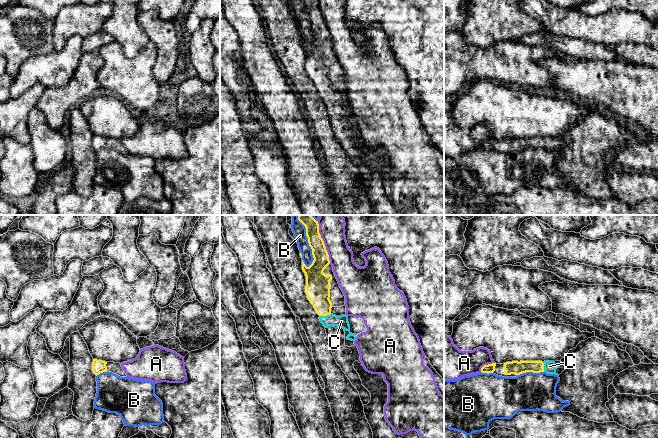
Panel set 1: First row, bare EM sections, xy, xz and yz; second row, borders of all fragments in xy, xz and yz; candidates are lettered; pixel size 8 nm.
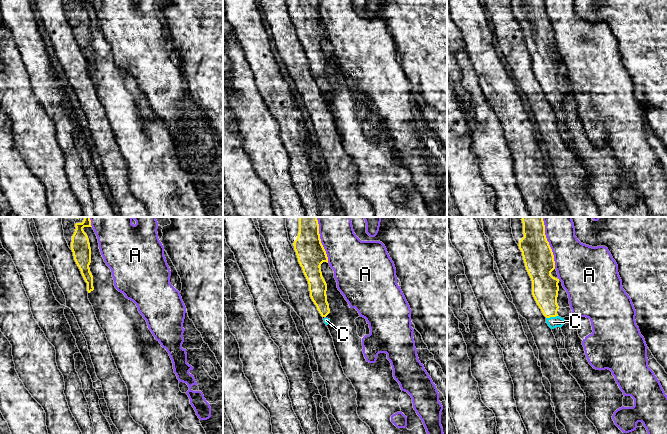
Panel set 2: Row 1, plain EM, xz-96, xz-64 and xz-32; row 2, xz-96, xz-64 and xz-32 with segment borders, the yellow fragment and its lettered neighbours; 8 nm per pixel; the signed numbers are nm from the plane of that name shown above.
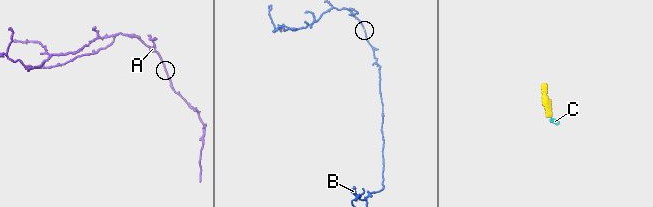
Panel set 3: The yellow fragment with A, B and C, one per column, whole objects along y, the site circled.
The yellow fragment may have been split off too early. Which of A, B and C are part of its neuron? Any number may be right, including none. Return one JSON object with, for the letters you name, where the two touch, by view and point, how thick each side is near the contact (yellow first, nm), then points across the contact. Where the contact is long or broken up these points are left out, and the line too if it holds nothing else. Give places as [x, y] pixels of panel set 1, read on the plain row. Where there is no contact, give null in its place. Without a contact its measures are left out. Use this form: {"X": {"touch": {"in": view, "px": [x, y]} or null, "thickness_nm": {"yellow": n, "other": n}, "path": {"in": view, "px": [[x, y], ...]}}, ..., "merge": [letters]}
{"C": {"touch": {"in": "xz", "px": [325, 91]}, "thickness_nm": {"yellow": 200, "other": 100}}, "merge": ["C"]}

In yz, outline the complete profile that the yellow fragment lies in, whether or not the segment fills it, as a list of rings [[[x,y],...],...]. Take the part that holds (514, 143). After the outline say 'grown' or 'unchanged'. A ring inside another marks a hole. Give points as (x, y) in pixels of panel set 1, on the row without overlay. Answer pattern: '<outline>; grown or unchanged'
[[[512,137],[503,140],[488,140],[481,144],[482,149],[494,149],[502,153],[516,153],[526,148],[540,149],[546,148],[547,150],[560,151],[565,142],[561,137]]]; grown

